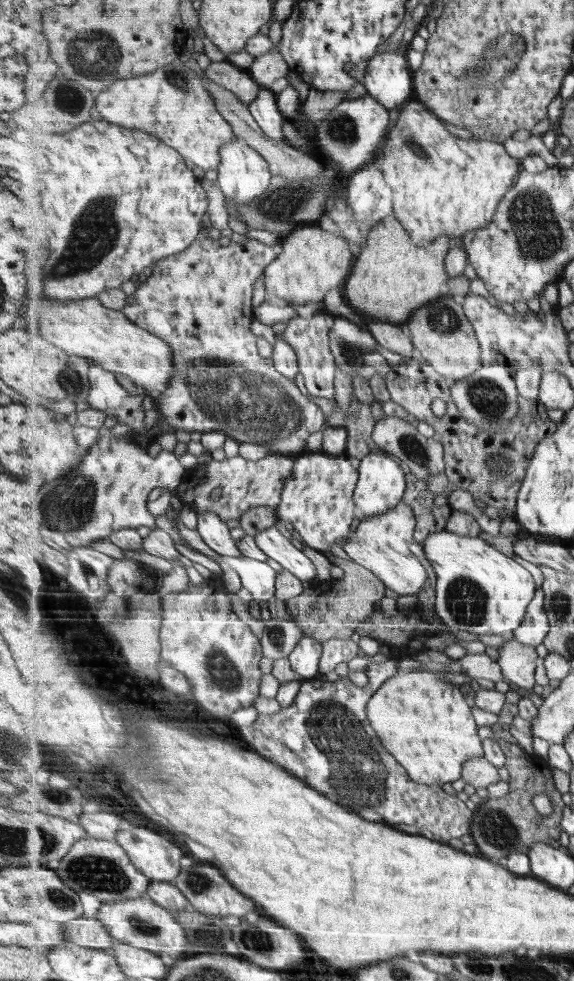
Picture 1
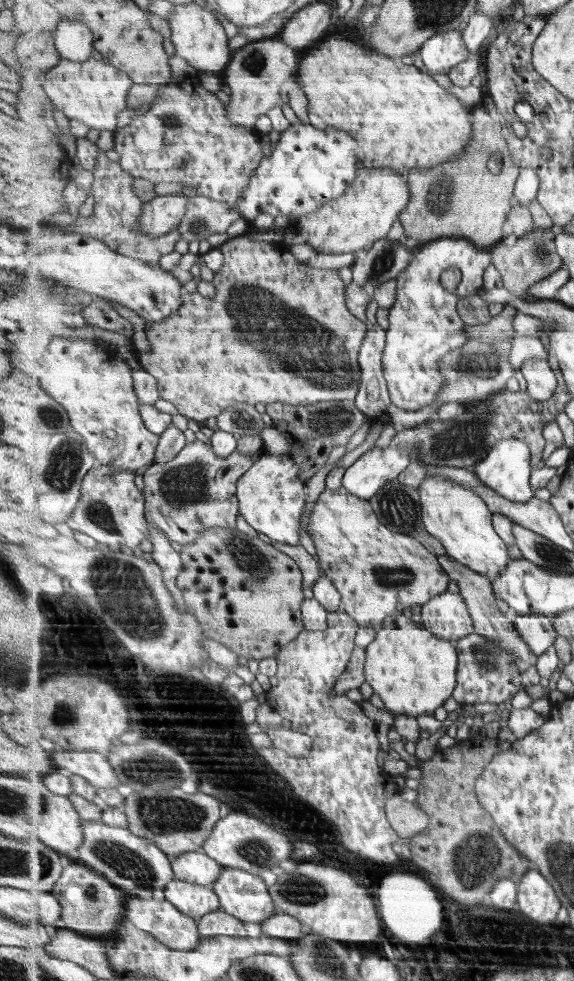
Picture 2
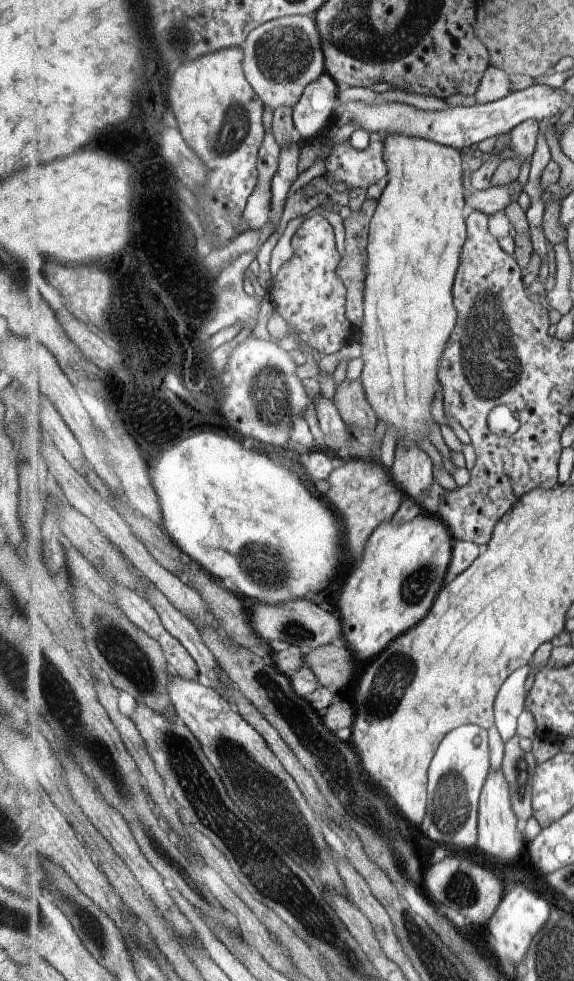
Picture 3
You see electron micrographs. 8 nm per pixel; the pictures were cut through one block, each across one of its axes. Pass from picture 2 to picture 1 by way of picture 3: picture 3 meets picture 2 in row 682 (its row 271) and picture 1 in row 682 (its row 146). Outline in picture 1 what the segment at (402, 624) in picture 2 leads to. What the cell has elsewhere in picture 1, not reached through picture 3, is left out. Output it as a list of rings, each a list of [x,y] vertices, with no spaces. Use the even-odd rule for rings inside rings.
[[[414,671],[403,673],[399,672],[395,676],[392,676],[381,688],[372,696],[372,700],[368,702],[368,719],[371,722],[372,727],[376,730],[379,738],[385,742],[385,748],[393,754],[393,756],[399,760],[399,762],[408,770],[409,776],[417,782],[425,783],[428,785],[444,785],[445,783],[455,782],[462,778],[463,765],[466,760],[485,757],[485,751],[483,746],[483,740],[479,738],[477,734],[477,724],[475,724],[475,716],[471,712],[471,706],[467,704],[465,696],[463,696],[463,690],[457,685],[454,685],[449,679],[442,677],[439,673],[426,672],[426,671]]]

